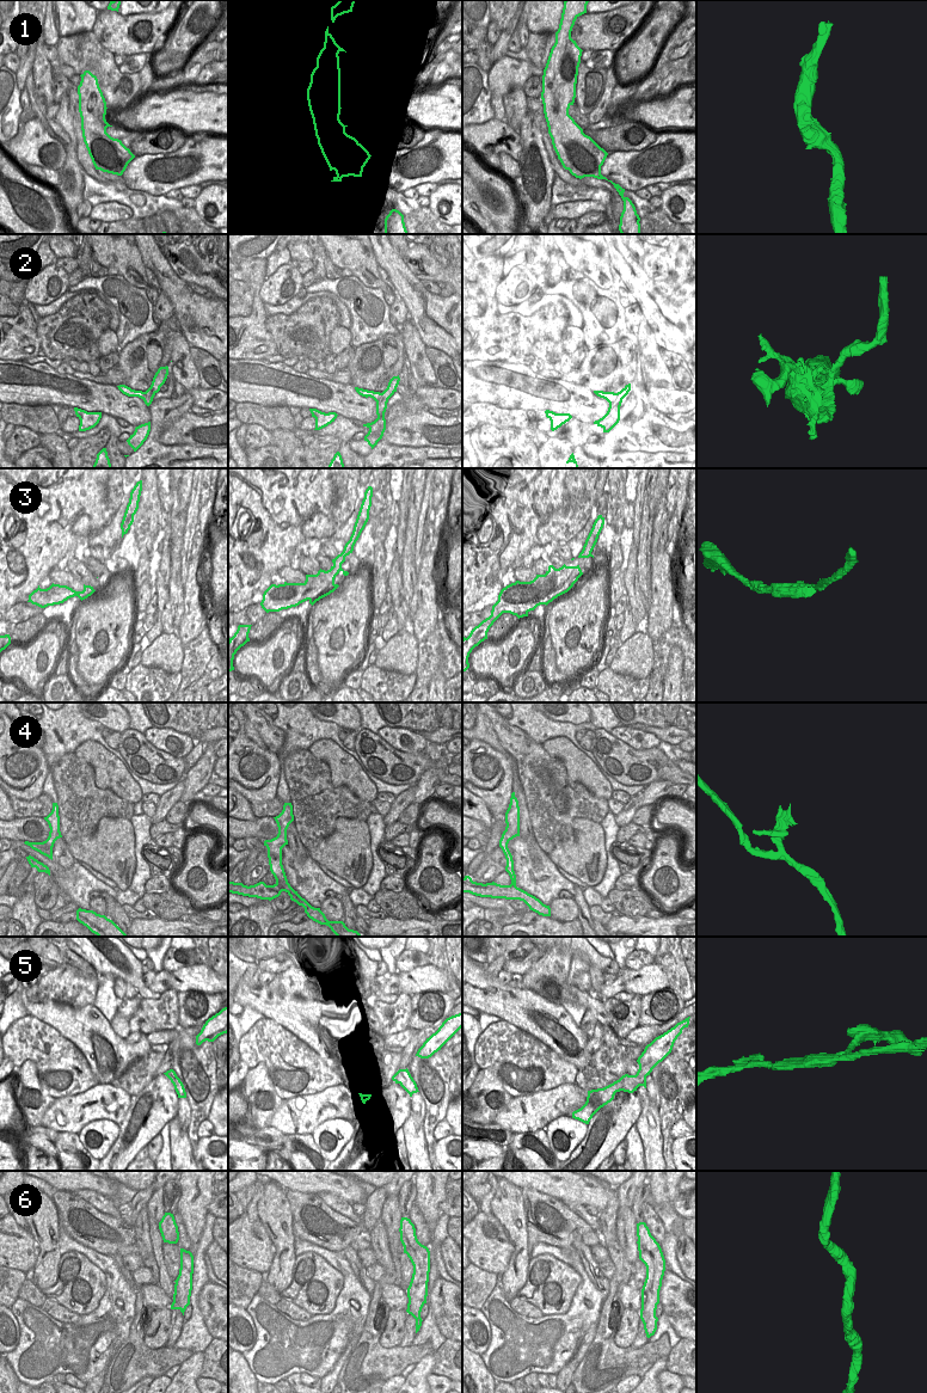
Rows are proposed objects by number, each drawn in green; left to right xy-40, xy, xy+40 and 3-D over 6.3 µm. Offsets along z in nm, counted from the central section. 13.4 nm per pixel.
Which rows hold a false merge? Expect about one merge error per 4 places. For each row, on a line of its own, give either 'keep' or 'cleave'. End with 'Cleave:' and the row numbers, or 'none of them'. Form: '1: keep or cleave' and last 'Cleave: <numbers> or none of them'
1: keep
2: cleave
3: keep
4: keep
5: keep
6: keep
Cleave: 2

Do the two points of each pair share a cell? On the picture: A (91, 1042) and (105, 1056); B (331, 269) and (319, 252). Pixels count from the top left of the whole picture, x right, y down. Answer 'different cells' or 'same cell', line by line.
A: same cell
B: different cells

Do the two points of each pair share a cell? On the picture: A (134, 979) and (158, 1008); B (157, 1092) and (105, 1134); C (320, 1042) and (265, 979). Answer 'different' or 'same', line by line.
A: different
B: different
C: different

